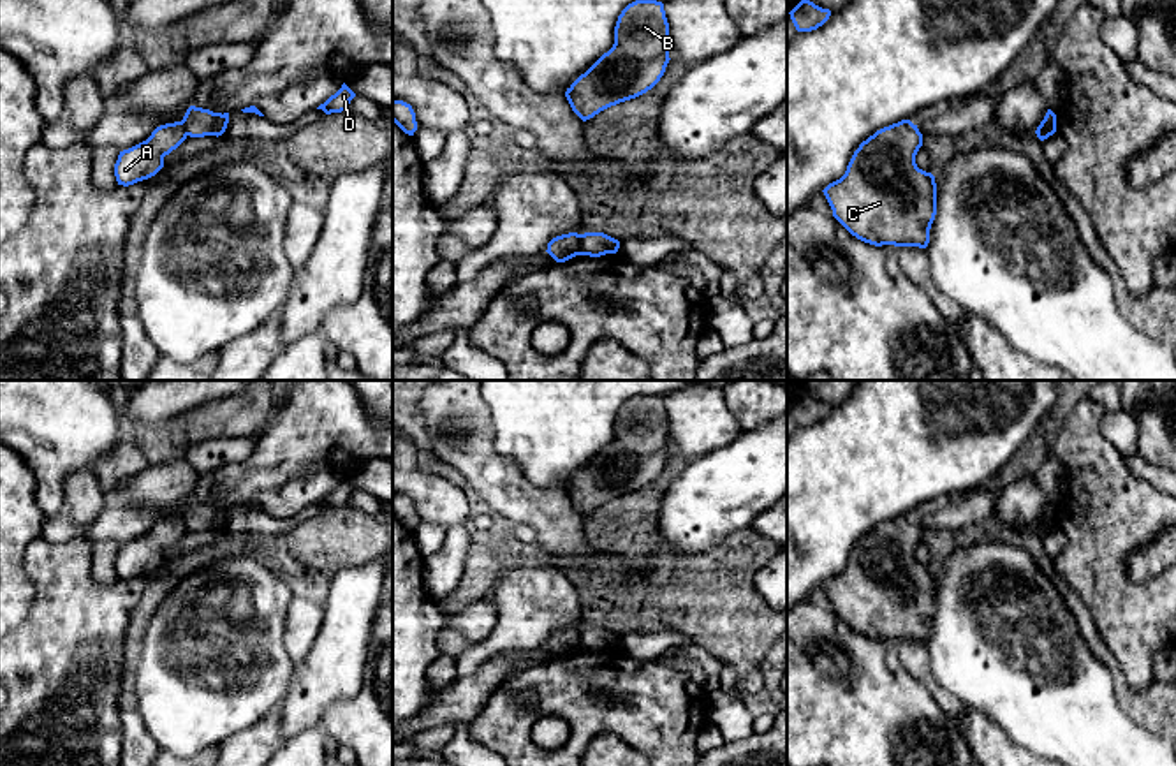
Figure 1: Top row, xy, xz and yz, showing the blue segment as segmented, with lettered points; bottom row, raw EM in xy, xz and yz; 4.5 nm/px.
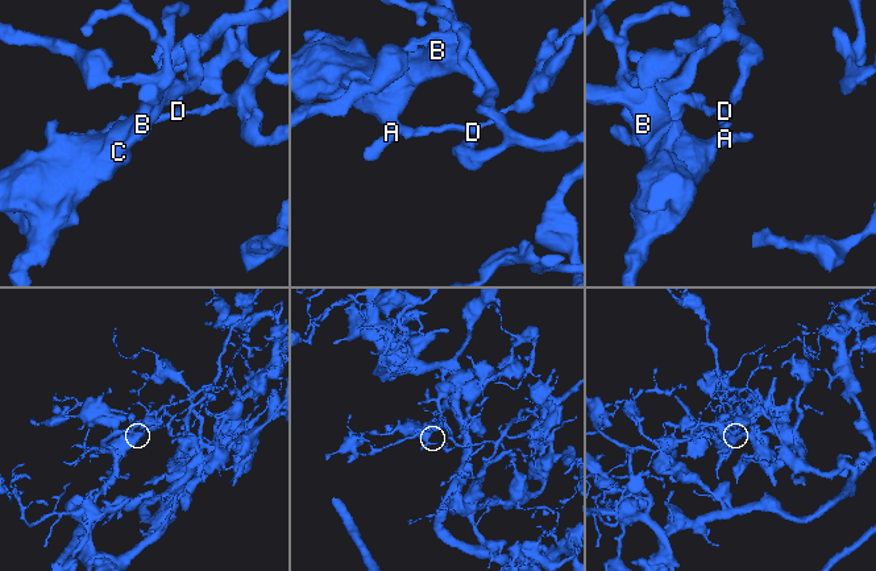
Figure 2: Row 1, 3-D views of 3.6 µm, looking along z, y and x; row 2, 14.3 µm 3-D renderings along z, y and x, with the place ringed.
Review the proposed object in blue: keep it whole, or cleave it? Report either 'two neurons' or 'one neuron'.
two neurons

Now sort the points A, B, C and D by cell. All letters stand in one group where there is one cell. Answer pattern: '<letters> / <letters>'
A B C / D

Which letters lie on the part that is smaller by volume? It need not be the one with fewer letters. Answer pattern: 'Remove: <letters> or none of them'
Remove: D

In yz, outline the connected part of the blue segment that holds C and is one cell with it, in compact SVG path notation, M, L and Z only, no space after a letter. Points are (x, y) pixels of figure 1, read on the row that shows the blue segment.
M910 120L877 130L854 151L845 174L822 192L833 217L857 239L882 247L930 243L937 183L917 167L922 134Z

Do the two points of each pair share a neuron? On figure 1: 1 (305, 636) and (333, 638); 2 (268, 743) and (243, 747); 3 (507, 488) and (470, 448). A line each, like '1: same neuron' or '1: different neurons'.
1: different neurons
2: same neuron
3: same neuron

